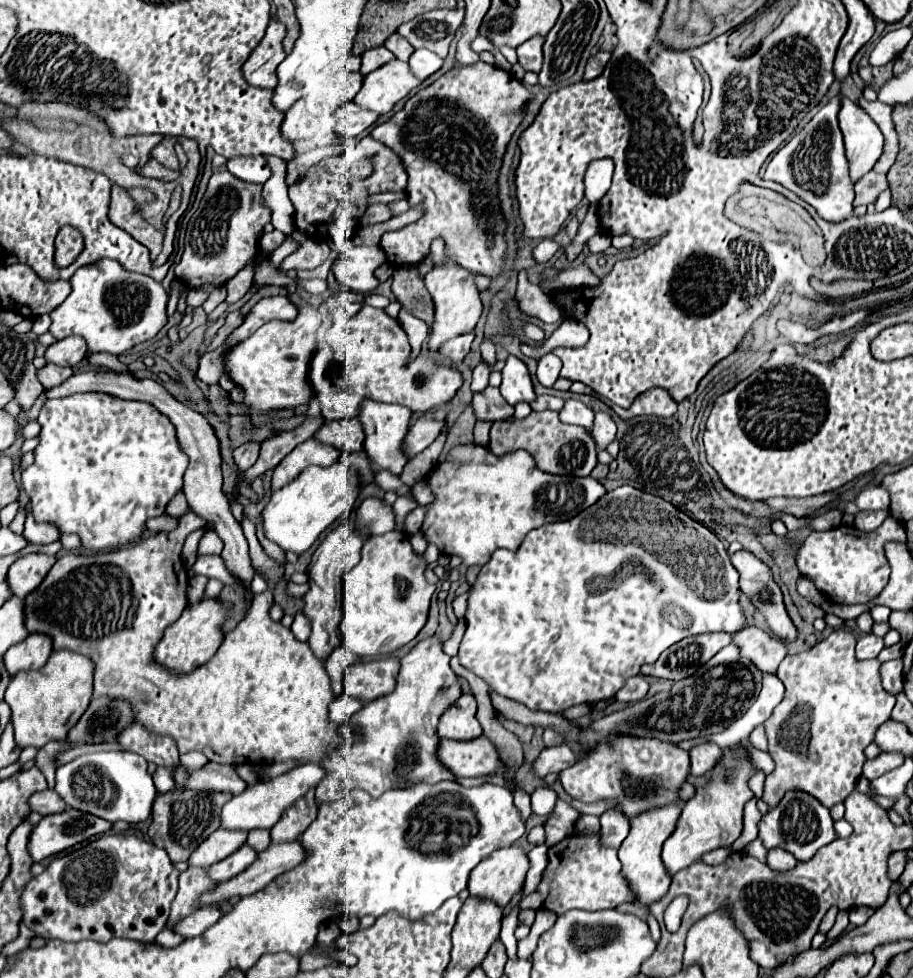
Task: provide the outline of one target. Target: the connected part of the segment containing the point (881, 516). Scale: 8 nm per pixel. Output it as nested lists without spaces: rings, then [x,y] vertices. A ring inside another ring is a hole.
[[[860,511],[858,515],[856,515],[856,521],[854,521],[854,525],[856,527],[860,527],[862,531],[874,531],[874,529],[878,529],[880,525],[882,525],[882,521],[888,517],[888,511]]]

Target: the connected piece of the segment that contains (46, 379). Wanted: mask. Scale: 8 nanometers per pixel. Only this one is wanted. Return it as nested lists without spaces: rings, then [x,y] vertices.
[[[52,363],[38,369],[38,379],[44,385],[44,389],[66,381],[70,375],[72,375],[72,367],[60,367],[60,365],[52,365]]]

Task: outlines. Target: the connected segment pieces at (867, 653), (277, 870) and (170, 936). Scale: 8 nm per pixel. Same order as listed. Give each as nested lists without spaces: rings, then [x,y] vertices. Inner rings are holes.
[[[862,635],[856,645],[856,659],[872,659],[884,649],[884,639],[876,635]]]
[[[300,841],[292,843],[270,843],[266,851],[258,855],[258,861],[252,863],[250,869],[236,875],[230,881],[220,883],[220,897],[244,897],[264,889],[276,875],[296,867],[304,859],[304,849],[300,849]]]
[[[165,928],[164,930],[162,930],[155,939],[156,943],[166,948],[176,947],[183,940],[184,938],[182,936],[180,936],[179,934],[173,933],[168,928]],[[176,939],[177,939],[177,943],[175,944]]]

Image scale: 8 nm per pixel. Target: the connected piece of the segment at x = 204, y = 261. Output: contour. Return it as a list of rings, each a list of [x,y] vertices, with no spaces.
[[[216,171],[210,177],[208,189],[194,211],[188,229],[186,229],[186,241],[184,241],[184,253],[180,263],[176,265],[176,277],[184,279],[188,287],[200,287],[202,283],[224,283],[224,279],[234,277],[258,251],[258,233],[262,227],[270,221],[270,209],[262,203],[262,185],[258,183],[246,183],[234,177],[228,171]]]

